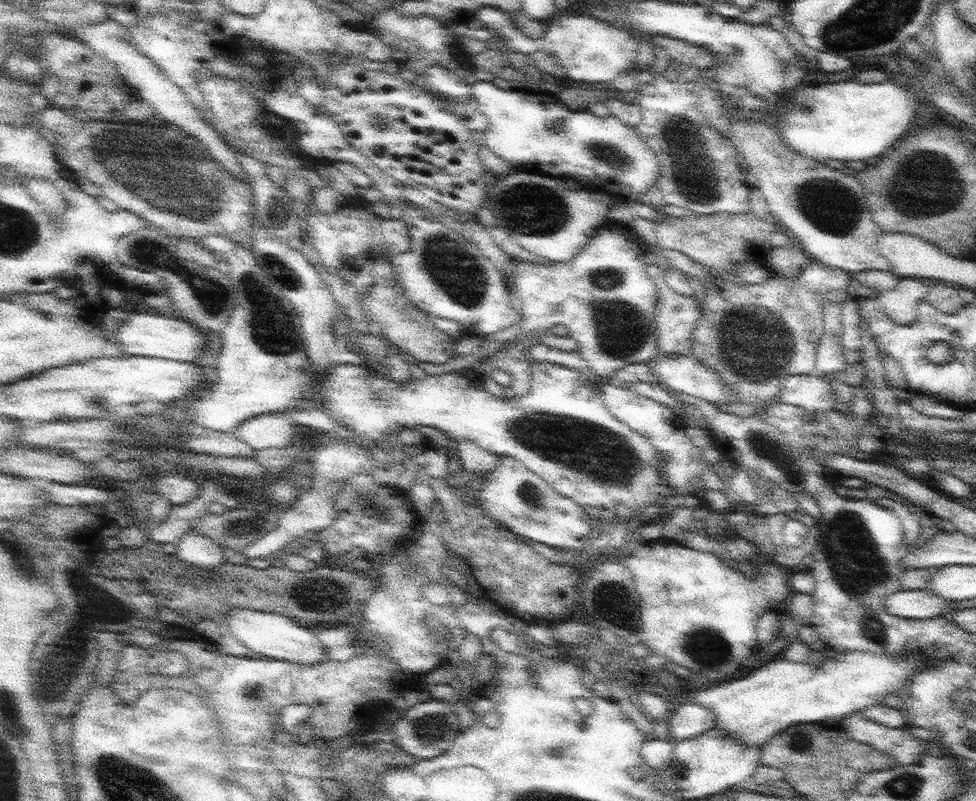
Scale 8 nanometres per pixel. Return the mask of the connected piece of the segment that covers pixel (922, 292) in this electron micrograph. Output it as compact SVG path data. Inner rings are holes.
M902 278L892 290L878 294L884 312L899 325L912 324L917 319L921 300L927 298L929 286L920 279Z

